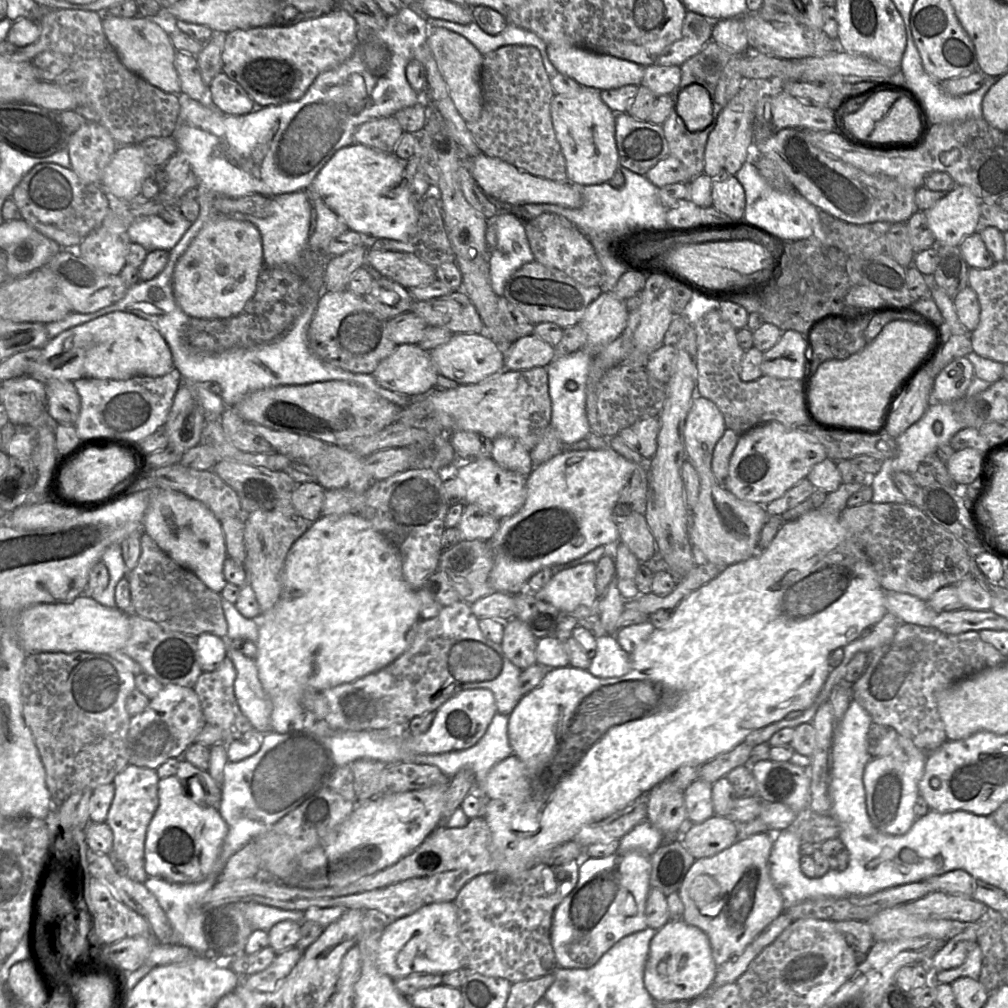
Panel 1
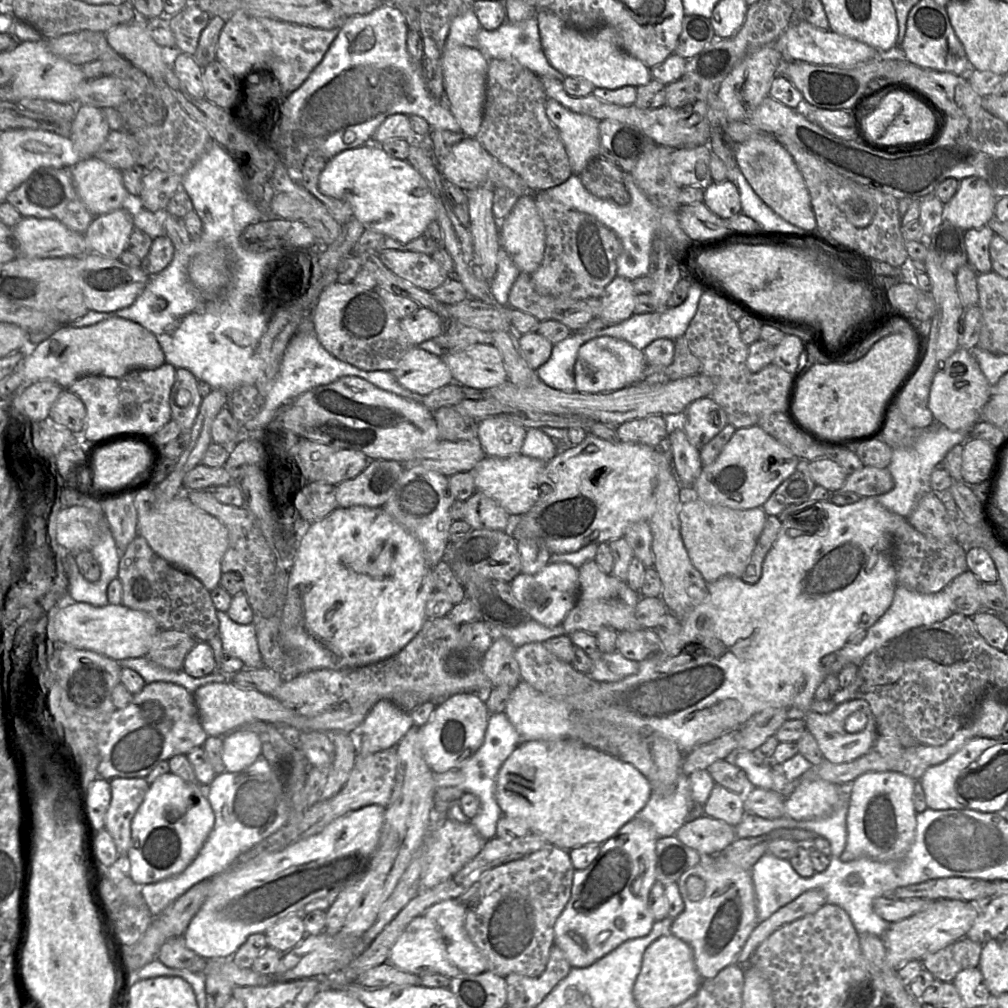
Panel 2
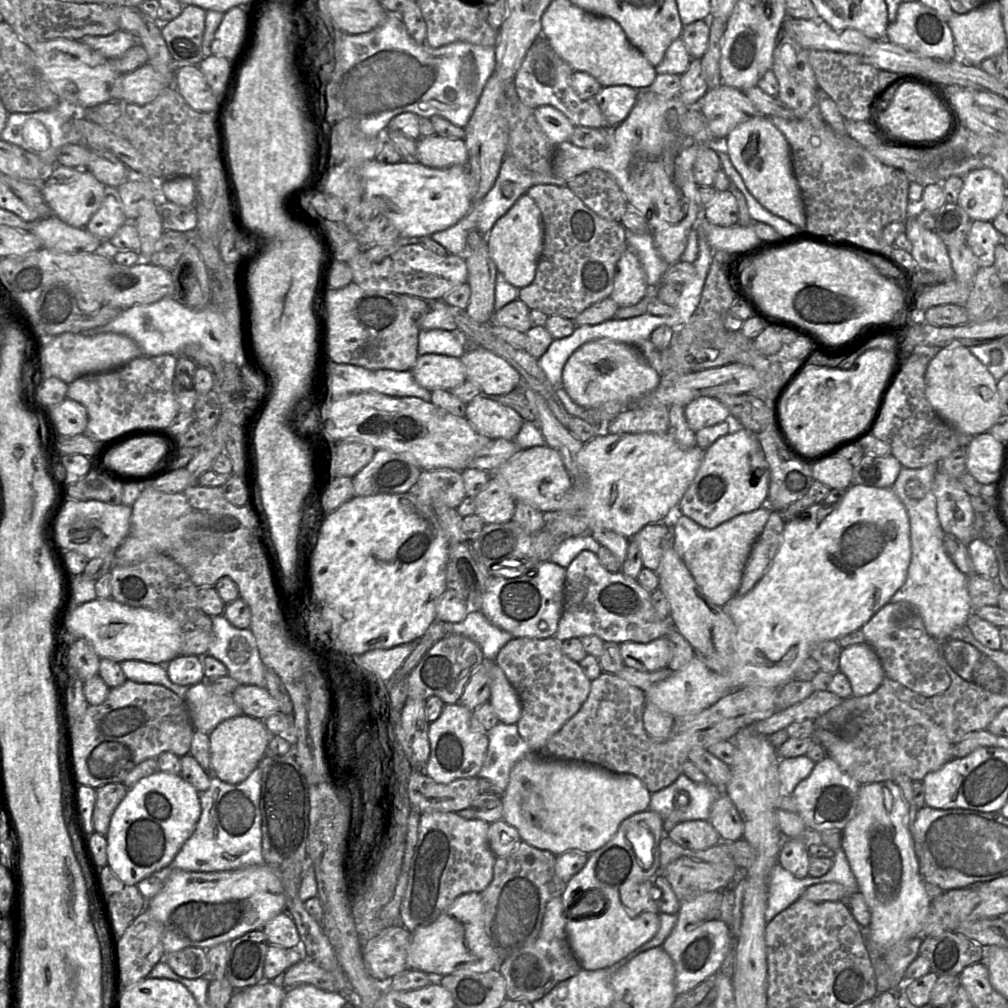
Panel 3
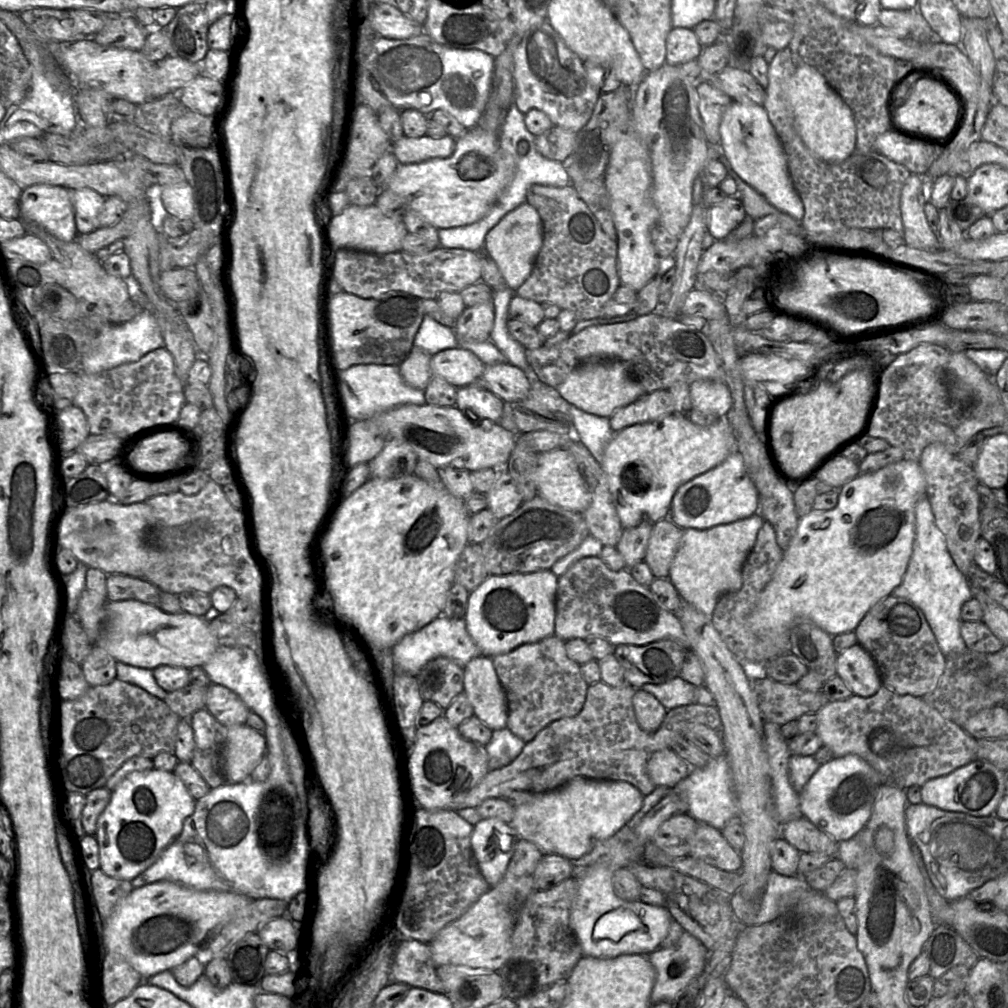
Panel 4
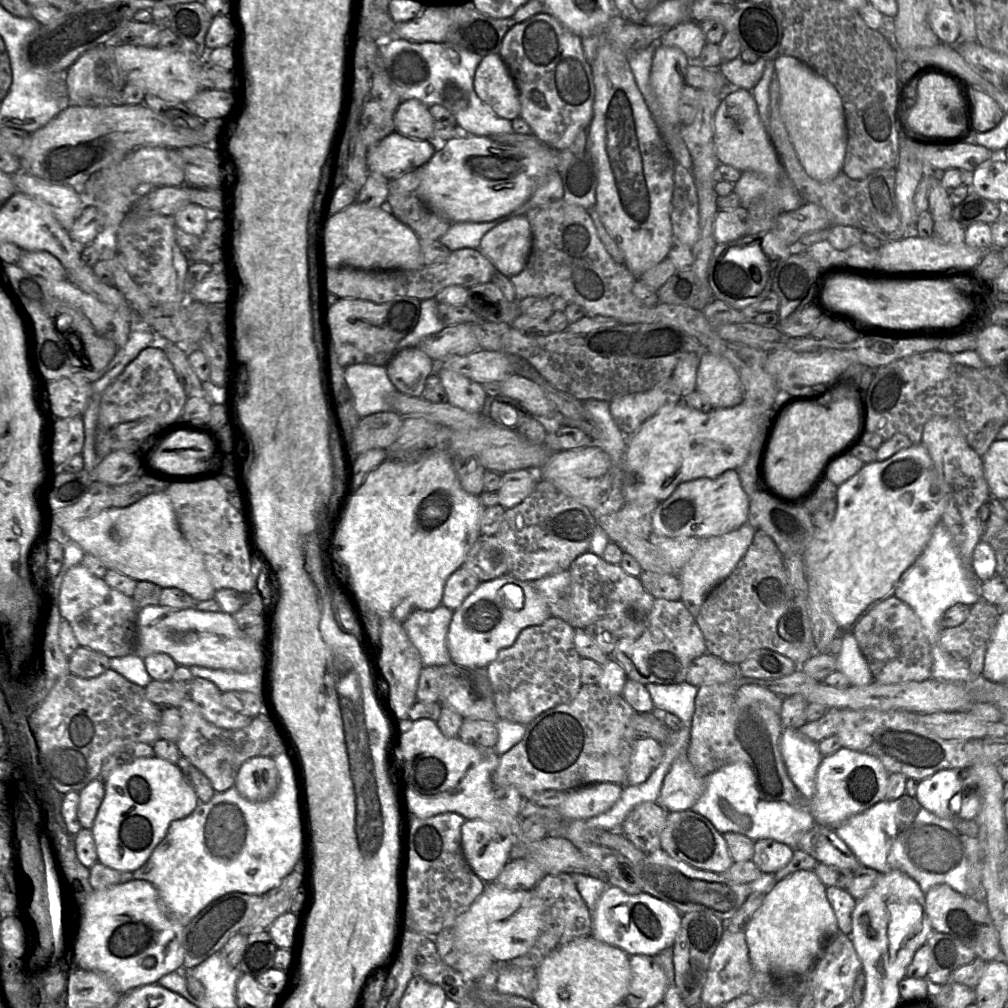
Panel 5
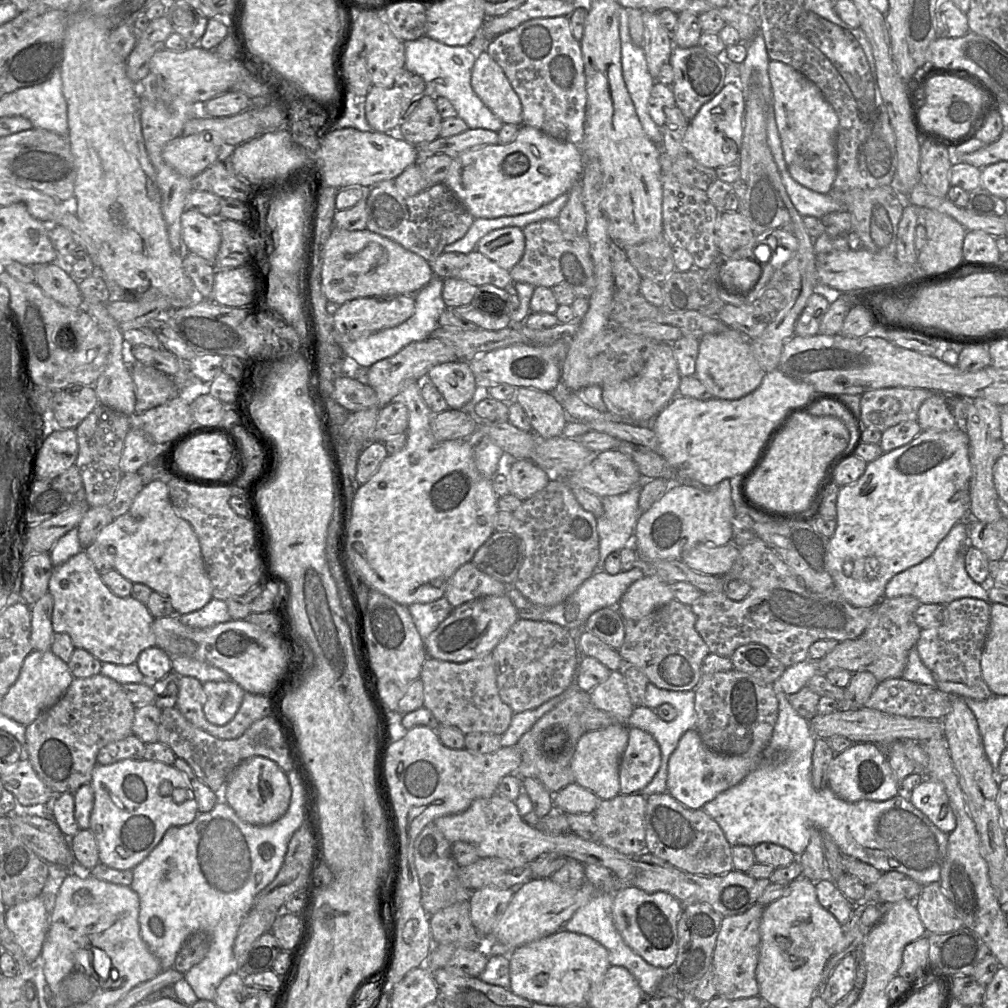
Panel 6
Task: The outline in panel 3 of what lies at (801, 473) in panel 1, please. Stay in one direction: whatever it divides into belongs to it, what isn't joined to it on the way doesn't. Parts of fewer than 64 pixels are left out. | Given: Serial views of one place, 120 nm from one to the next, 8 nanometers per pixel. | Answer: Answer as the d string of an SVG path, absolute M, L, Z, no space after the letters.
M743 428L719 438L705 450L703 462L678 506L681 513L705 528L766 505L770 467L755 434Z

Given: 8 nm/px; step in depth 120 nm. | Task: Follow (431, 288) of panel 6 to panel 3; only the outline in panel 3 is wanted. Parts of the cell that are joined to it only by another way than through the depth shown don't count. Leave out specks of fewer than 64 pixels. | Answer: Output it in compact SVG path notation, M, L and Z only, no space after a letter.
M420 329L417 352L418 356L441 354L460 358L465 352L465 344L454 331Z

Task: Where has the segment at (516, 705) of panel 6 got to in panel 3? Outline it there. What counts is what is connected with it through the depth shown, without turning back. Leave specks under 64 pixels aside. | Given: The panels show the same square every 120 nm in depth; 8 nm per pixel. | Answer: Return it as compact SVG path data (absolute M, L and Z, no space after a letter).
M556 637L513 638L495 659L520 697L522 713L517 722L518 732L532 751L542 749L578 713L591 691L592 681L579 663L564 654L562 642Z

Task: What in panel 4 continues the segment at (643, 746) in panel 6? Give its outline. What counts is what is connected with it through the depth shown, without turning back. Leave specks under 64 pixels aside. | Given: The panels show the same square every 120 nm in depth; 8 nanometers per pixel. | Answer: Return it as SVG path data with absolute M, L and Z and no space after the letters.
M672 749L654 752L647 762L647 772L656 786L672 787L686 778L692 767Z

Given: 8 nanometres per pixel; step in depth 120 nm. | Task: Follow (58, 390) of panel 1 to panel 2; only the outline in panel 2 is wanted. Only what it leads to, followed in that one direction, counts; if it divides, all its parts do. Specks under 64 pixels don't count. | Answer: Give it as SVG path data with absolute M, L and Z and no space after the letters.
M63 389L50 409L49 419L58 427L82 435L86 424L85 405L77 395Z

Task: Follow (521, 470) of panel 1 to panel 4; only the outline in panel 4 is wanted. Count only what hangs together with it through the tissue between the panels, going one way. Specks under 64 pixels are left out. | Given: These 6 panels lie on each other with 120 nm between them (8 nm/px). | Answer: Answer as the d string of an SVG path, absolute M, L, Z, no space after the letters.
M463 386L457 388L455 407L462 411L467 419L488 426L501 419L504 401L489 390Z

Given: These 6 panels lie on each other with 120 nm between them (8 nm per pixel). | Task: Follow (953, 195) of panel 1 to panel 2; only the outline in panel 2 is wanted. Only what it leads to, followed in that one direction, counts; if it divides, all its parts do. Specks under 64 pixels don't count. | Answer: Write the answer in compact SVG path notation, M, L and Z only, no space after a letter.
M971 176L959 181L952 199L944 204L944 219L964 232L986 226L995 214L996 196L981 178Z

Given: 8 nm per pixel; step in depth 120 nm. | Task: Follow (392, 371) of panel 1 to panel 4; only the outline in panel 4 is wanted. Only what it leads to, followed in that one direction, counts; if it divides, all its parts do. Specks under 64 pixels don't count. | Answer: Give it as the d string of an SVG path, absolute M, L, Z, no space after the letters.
M461 347L445 349L431 356L432 376L440 376L454 387L468 386L480 378L485 364Z

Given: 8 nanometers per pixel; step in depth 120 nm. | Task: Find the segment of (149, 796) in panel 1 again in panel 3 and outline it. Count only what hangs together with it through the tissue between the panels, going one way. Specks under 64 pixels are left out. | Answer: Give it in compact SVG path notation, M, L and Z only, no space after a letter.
M111 783L96 789L96 803L93 810L94 832L106 836L113 813L125 798L129 788L123 783Z

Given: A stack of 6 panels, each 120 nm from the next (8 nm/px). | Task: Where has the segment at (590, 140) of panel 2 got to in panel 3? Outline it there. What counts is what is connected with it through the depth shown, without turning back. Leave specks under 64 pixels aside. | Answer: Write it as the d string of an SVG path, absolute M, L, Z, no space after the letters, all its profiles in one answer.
M542 105L534 109L534 115L555 145L569 141L575 126L561 111L550 105Z

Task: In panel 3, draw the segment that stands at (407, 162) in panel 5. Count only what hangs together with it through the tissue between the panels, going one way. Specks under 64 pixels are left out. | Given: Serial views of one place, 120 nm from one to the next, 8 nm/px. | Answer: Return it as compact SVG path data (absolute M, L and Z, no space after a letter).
M433 135L417 140L416 161L426 167L466 166L468 152L463 139Z

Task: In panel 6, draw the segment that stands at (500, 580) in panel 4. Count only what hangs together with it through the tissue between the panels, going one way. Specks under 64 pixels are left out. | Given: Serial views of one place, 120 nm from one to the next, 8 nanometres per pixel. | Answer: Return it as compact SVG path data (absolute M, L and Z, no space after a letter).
M507 594L484 596L466 602L450 615L424 641L428 657L463 663L491 653L519 619L517 610Z

